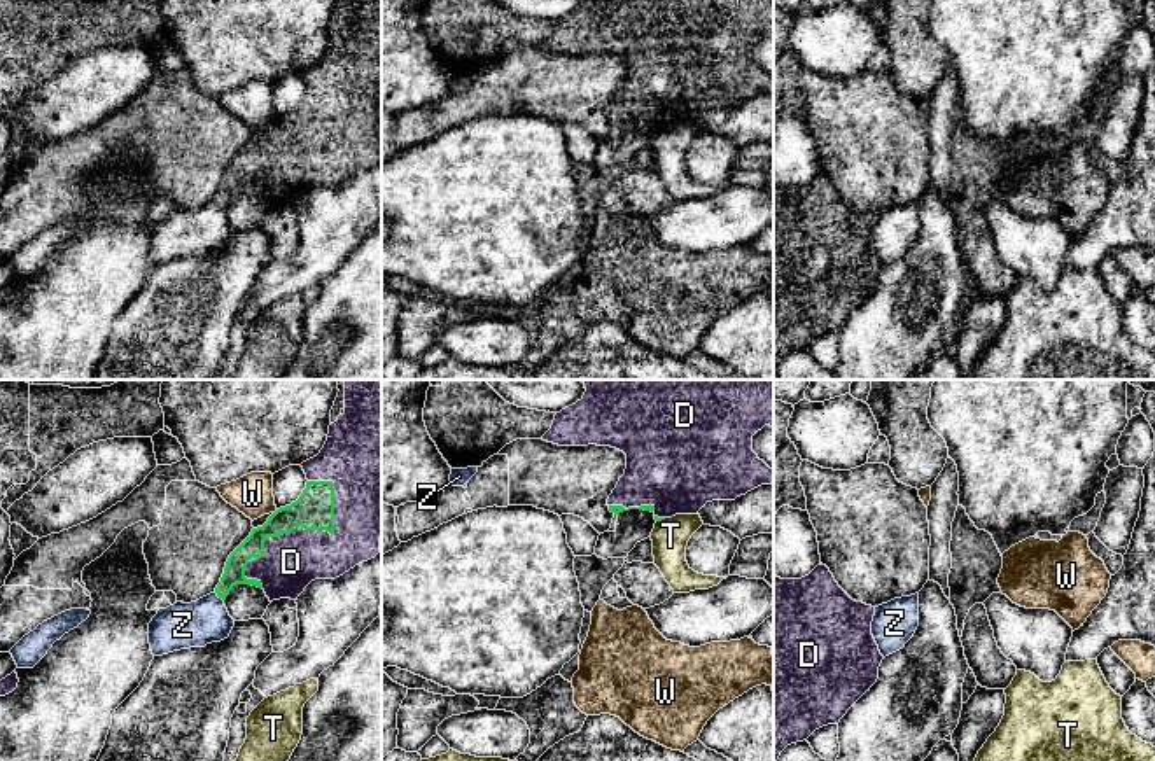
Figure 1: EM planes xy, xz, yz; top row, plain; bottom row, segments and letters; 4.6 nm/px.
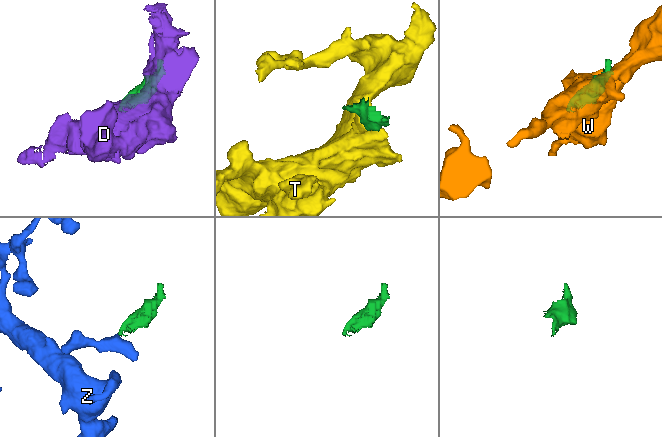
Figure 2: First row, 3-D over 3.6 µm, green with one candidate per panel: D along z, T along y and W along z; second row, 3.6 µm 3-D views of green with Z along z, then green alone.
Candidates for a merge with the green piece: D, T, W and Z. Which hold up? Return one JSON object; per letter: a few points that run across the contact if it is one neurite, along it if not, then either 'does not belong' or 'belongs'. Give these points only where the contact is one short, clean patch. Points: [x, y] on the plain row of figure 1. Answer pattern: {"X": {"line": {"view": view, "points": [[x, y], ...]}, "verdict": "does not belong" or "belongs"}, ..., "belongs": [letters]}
{"D": {"verdict": "belongs"}, "T": {"line": {"view": "xz", "points": [[665, 126], [657, 130]]}, "verdict": "does not belong"}, "W": {"line": {"view": "xy", "points": [[277, 118], [273, 121]]}, "verdict": "does not belong"}, "Z": {"line": {"view": "xy", "points": [[214, 200], [223, 209]]}, "verdict": "does not belong"}, "belongs": ["D"]}

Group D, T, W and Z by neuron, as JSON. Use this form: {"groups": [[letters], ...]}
{"groups": [["D"], ["T"], ["W"], ["Z"]]}

